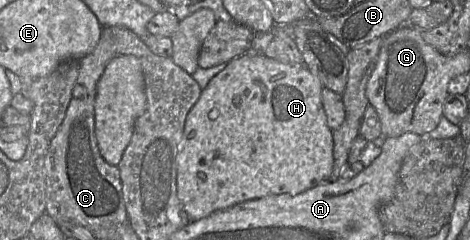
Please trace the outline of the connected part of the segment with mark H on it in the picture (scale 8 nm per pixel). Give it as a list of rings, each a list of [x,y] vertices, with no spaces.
[[[247,52],[227,63],[189,111],[176,158],[177,196],[190,222],[239,203],[271,195],[298,195],[329,181],[333,136],[321,101],[323,86],[304,65],[288,65]]]

